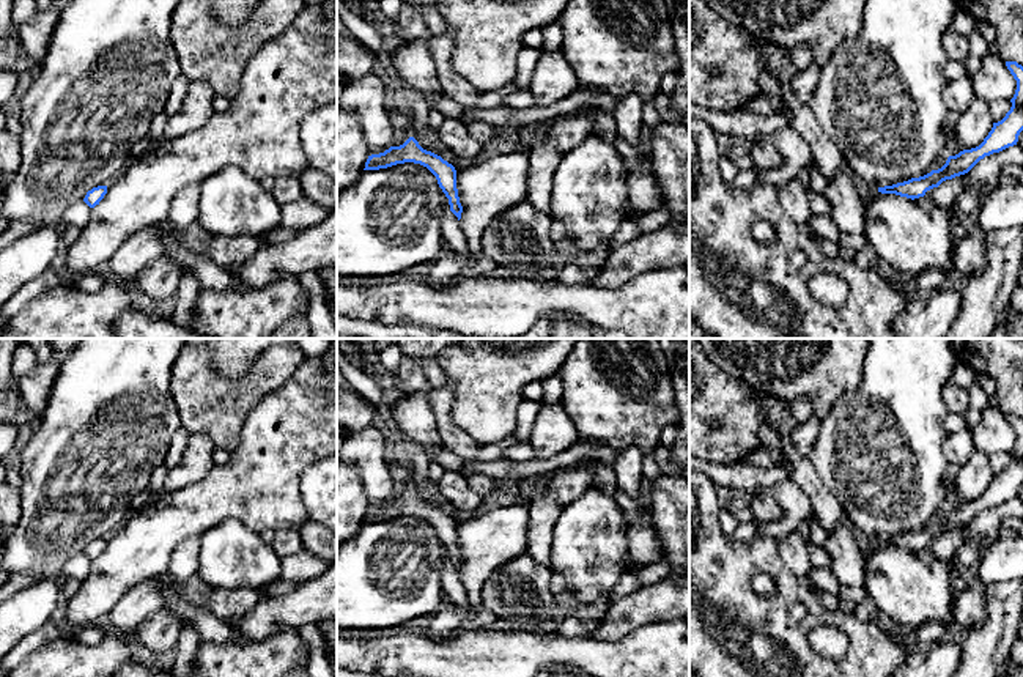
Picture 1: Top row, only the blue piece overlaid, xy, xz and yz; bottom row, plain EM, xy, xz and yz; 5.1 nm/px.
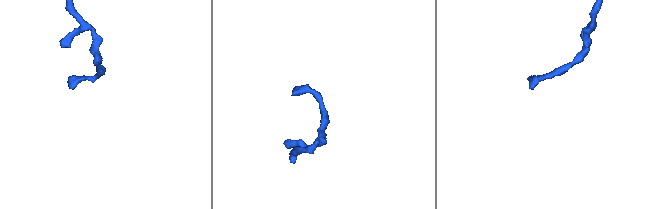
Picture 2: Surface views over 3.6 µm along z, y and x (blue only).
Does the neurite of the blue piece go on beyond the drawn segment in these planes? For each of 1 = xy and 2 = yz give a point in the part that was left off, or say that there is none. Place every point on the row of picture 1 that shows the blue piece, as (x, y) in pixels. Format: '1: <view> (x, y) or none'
1: none
2: none

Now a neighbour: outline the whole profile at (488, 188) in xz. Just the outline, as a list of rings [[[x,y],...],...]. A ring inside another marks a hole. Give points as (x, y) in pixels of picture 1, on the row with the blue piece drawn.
[[[515,150],[486,156],[456,172],[463,206],[460,225],[472,257],[482,253],[485,228],[504,211],[527,198],[529,153]]]

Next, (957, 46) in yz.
[[[952,27],[946,30],[943,44],[949,60],[963,63],[969,57],[969,41],[957,33]]]

